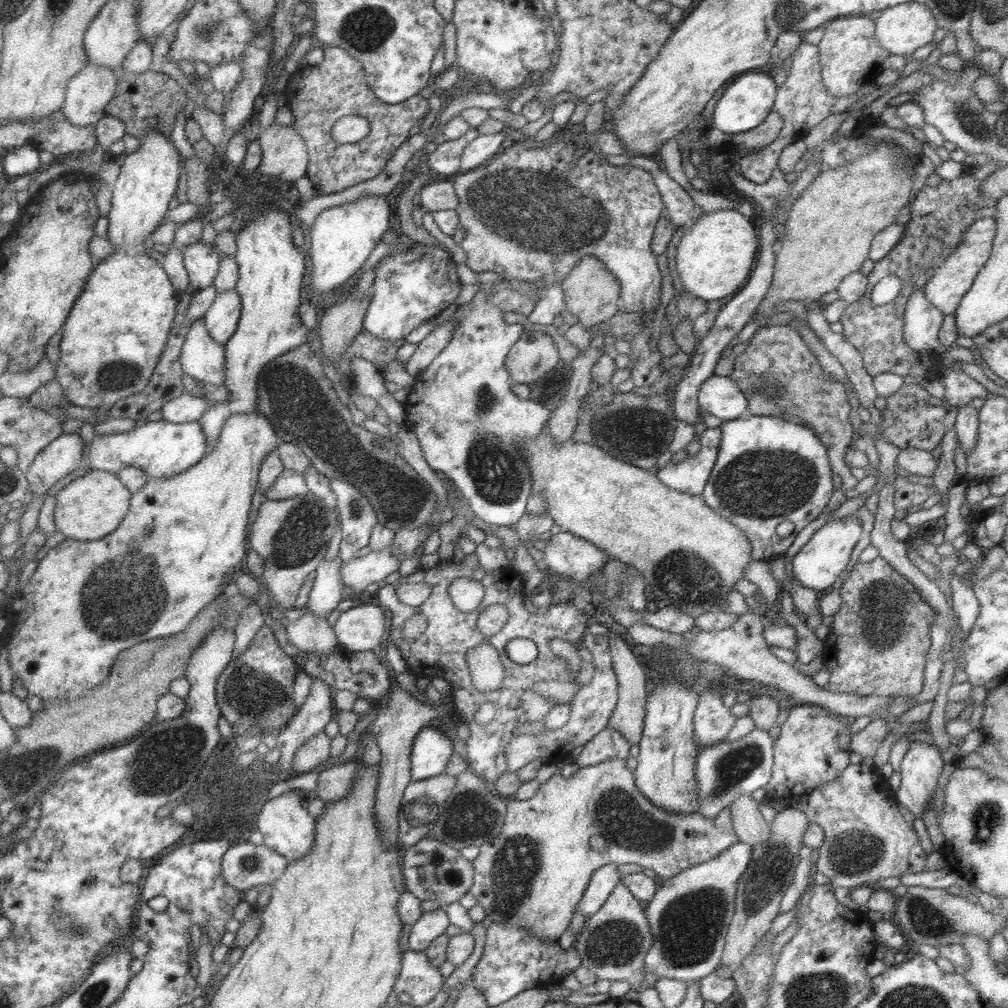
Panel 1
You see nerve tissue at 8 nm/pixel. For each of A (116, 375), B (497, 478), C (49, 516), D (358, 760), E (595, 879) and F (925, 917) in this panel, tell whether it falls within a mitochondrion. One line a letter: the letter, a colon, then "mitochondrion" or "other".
A: mitochondrion
B: mitochondrion
C: other
D: other
E: other
F: mitochondrion

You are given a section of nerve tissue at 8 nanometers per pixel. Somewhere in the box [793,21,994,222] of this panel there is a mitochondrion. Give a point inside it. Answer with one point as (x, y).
(965, 116)

